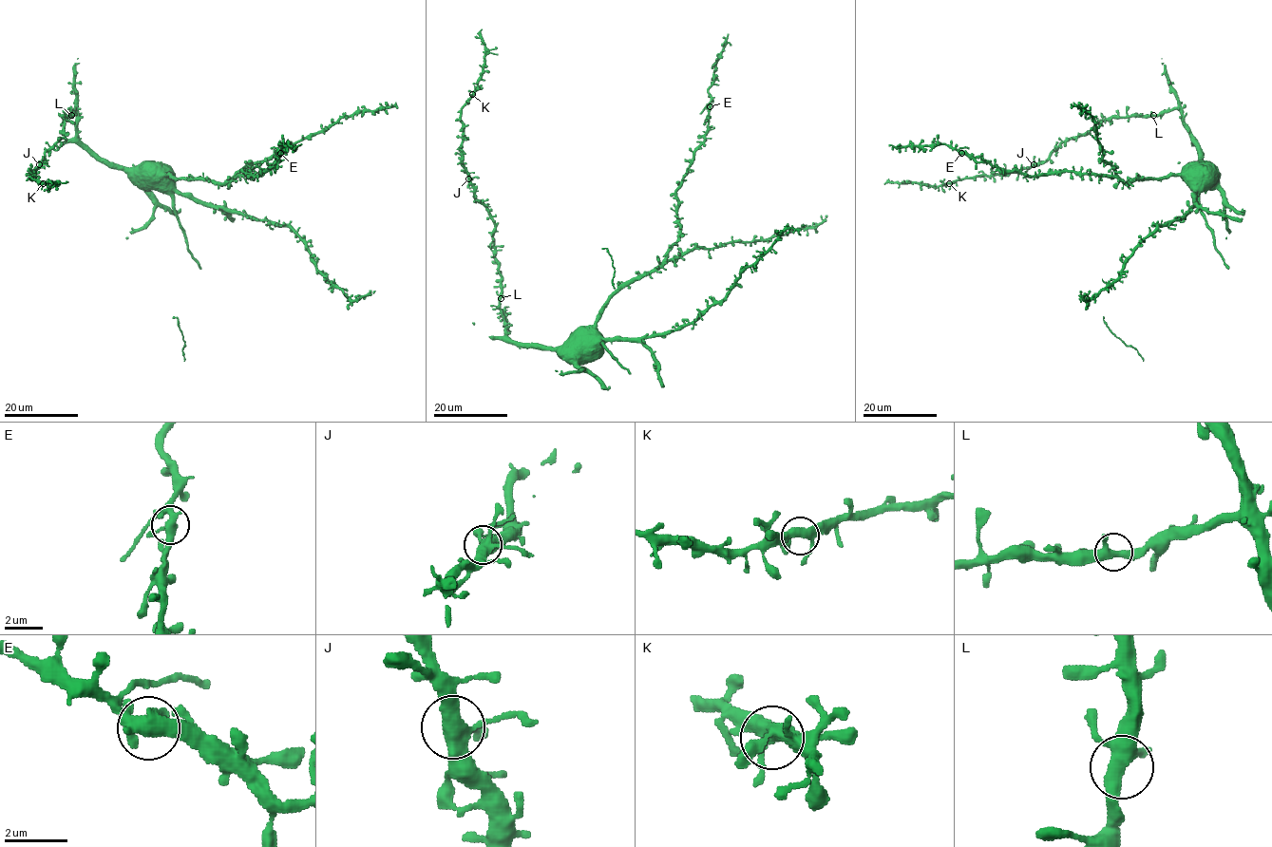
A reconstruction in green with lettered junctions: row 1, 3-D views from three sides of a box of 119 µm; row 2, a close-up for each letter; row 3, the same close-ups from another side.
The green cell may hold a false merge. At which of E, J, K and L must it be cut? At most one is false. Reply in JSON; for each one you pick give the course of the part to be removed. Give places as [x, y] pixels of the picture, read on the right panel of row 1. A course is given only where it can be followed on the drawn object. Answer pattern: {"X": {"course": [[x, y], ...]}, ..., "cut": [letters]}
{"cut": []}

